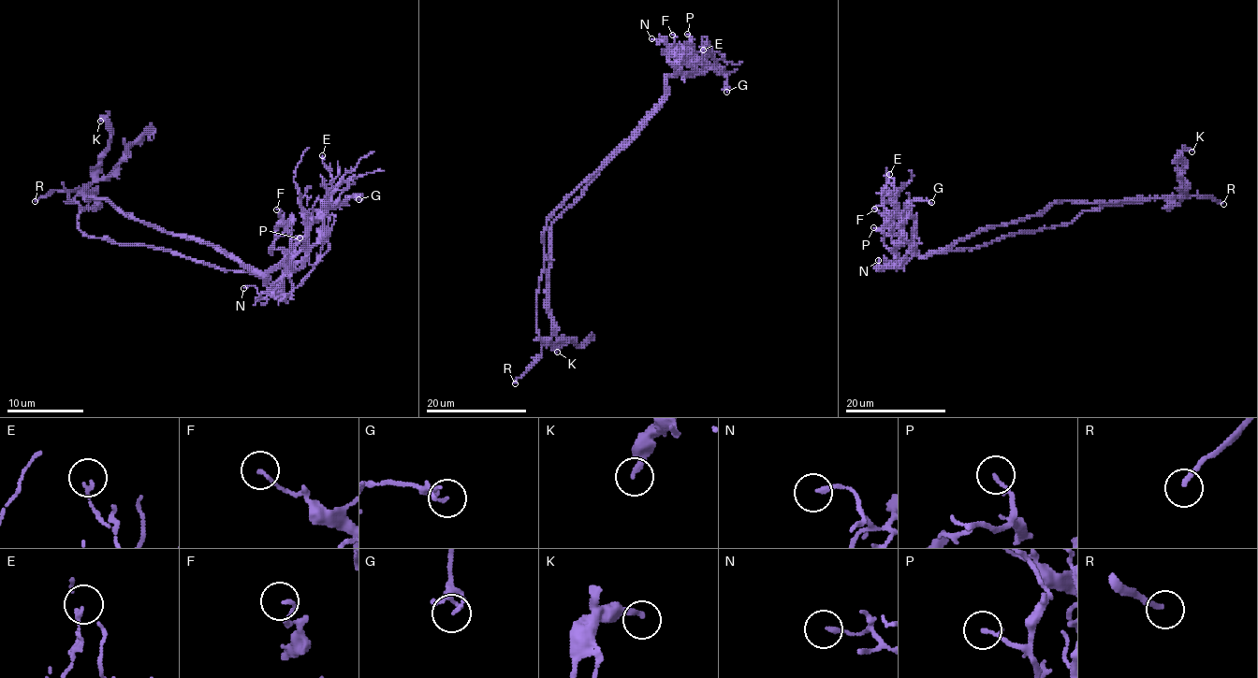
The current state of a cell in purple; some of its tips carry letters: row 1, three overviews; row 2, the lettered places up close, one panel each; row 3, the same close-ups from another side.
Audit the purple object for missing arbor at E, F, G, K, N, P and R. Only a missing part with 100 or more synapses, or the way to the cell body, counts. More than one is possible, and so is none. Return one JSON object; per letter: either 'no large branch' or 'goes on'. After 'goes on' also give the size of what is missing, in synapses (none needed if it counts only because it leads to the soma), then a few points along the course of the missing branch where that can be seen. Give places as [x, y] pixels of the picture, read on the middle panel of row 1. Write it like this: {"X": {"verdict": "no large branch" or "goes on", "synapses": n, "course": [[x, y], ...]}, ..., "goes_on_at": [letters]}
{"E": {"verdict": "no large branch"}, "F": {"verdict": "no large branch"}, "G": {"verdict": "no large branch"}, "K": {"verdict": "no large branch"}, "N": {"verdict": "no large branch"}, "P": {"verdict": "no large branch"}, "R": {"verdict": "goes on", "course": [[515, 383], [526, 396]]}, "goes_on_at": ["R"]}

